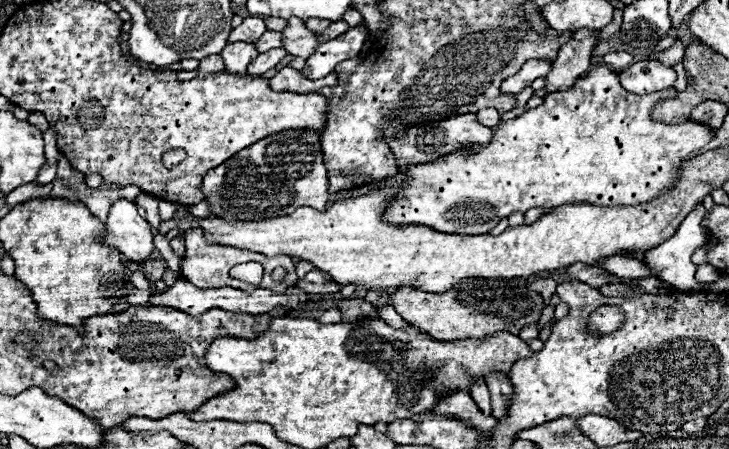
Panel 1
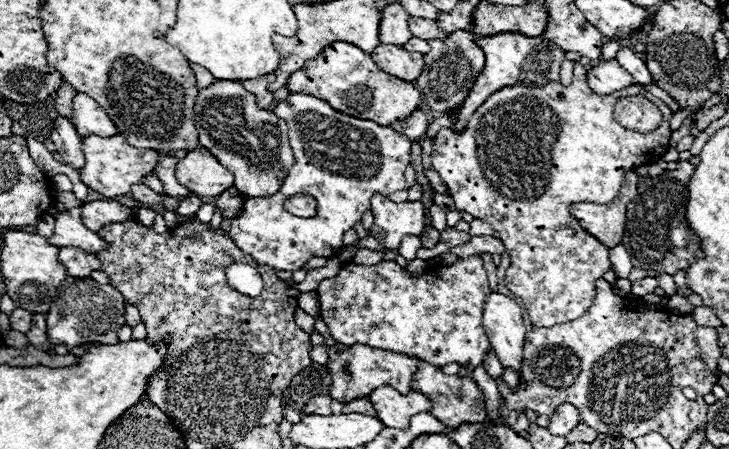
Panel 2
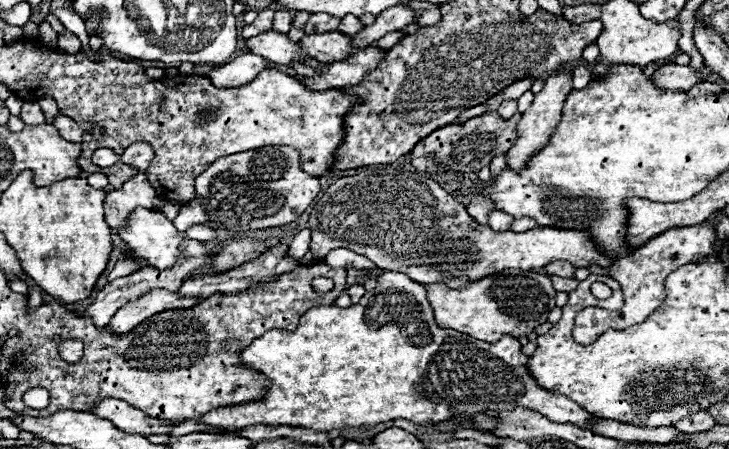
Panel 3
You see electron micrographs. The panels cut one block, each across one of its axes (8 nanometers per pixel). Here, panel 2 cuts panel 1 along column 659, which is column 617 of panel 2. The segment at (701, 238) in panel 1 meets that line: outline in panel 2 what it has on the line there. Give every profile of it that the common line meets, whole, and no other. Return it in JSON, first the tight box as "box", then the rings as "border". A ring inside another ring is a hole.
{"box":[610,244,634,278],"border":[[[618,244],[610,250],[610,262],[612,262],[612,270],[616,272],[618,278],[628,278],[628,274],[634,268],[630,262],[630,254],[626,252],[626,248],[622,244]]]}

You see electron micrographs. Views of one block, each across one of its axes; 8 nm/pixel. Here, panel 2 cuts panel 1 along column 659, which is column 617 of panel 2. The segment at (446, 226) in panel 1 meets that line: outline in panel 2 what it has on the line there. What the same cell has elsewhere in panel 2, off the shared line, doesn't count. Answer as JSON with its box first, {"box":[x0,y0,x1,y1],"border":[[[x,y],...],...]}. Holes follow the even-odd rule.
{"box":[432,62,672,328],"border":[[[576,62],[570,86],[562,86],[560,82],[550,82],[544,88],[504,86],[496,90],[496,94],[492,94],[480,106],[480,110],[476,110],[476,114],[472,114],[462,134],[454,134],[454,130],[444,128],[434,138],[432,168],[440,174],[446,188],[450,190],[458,212],[468,212],[500,232],[500,240],[512,258],[512,264],[506,270],[504,278],[506,288],[514,296],[522,298],[530,322],[538,328],[552,328],[554,324],[564,324],[580,318],[594,304],[596,280],[600,280],[612,268],[608,260],[608,248],[588,234],[576,222],[576,218],[572,218],[568,206],[576,202],[610,204],[618,196],[624,184],[624,174],[628,170],[634,170],[642,164],[652,164],[670,146],[668,142],[672,112],[664,102],[664,122],[654,132],[632,132],[622,128],[614,120],[612,112],[616,102],[622,96],[632,94],[656,98],[638,84],[630,86],[628,90],[618,90],[610,96],[594,94],[586,80],[586,68]]]}

